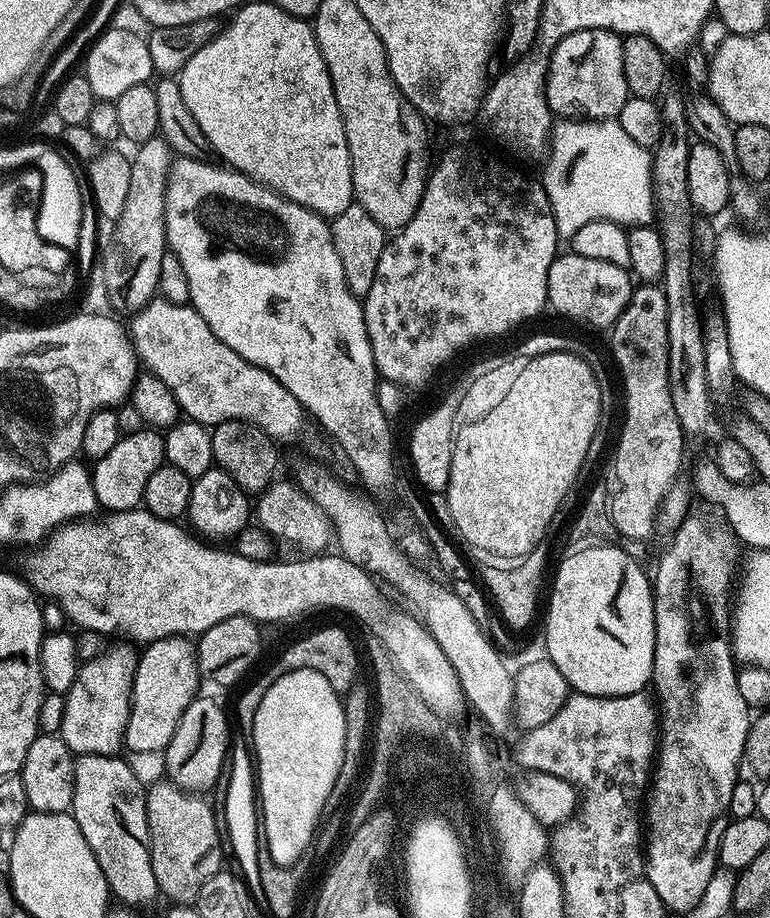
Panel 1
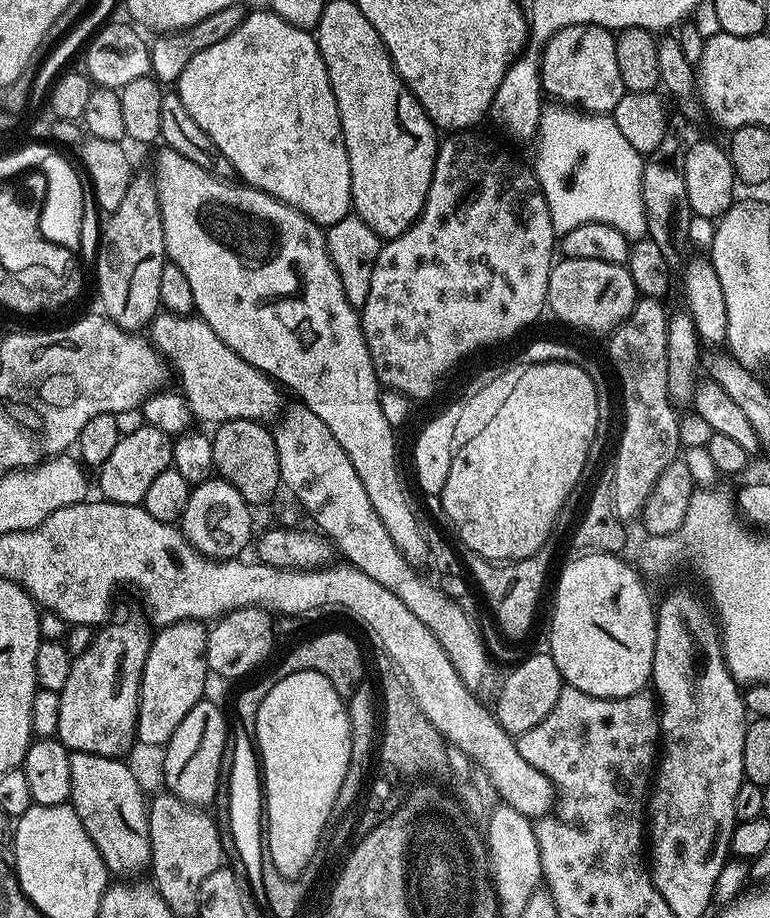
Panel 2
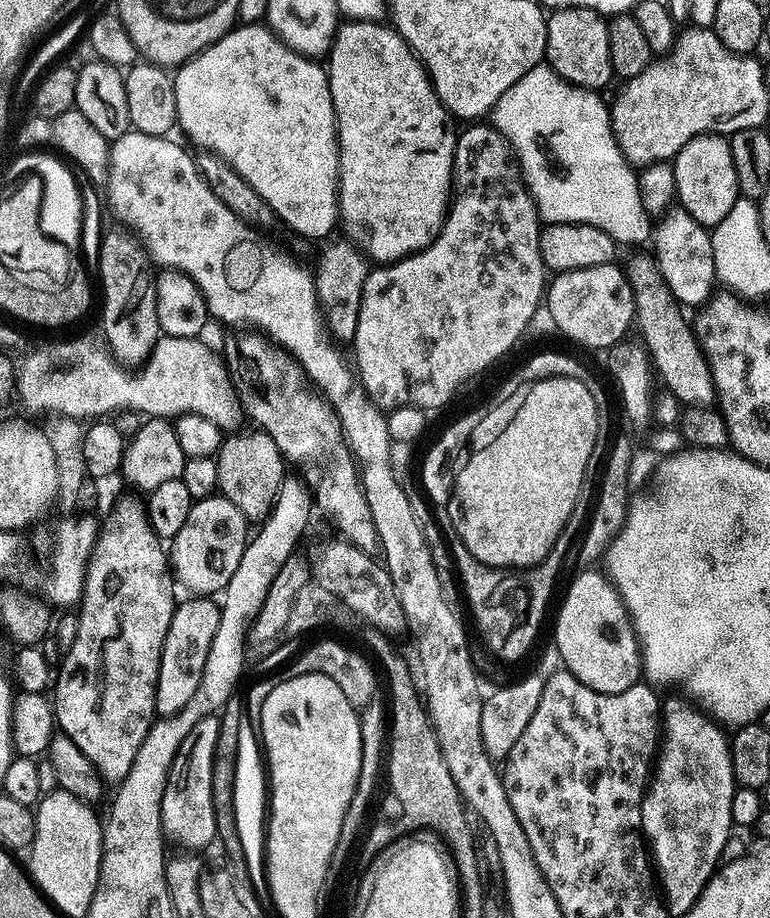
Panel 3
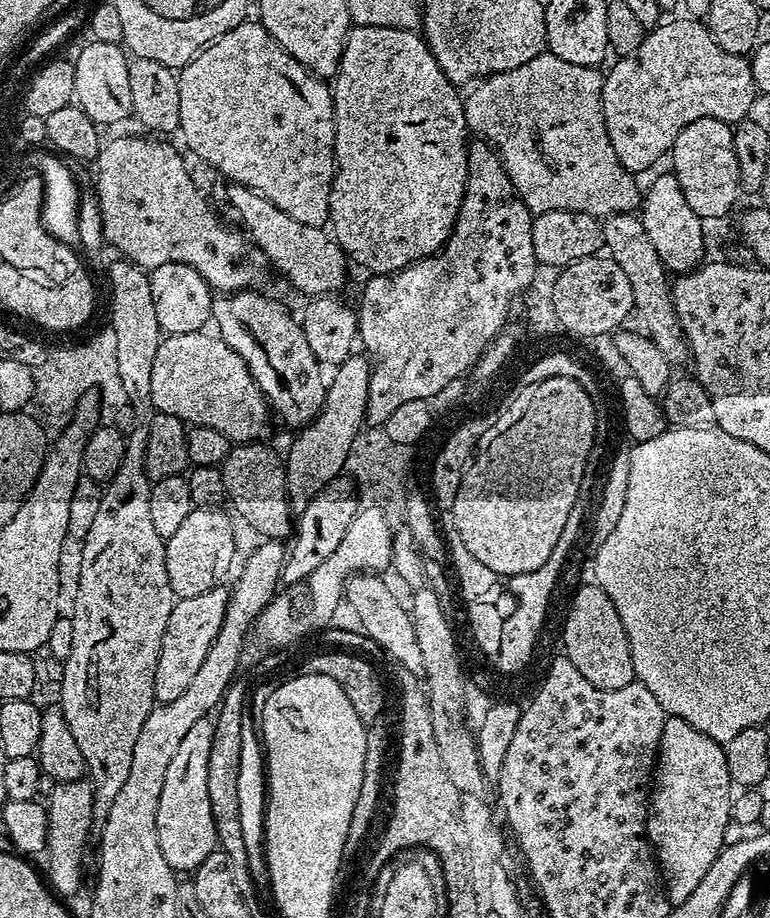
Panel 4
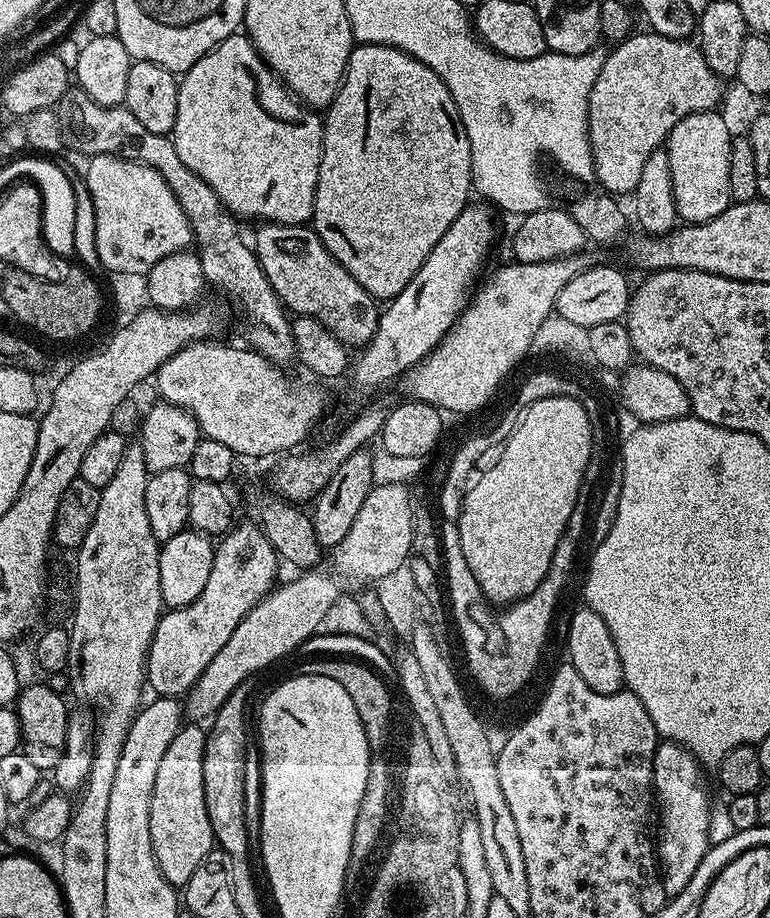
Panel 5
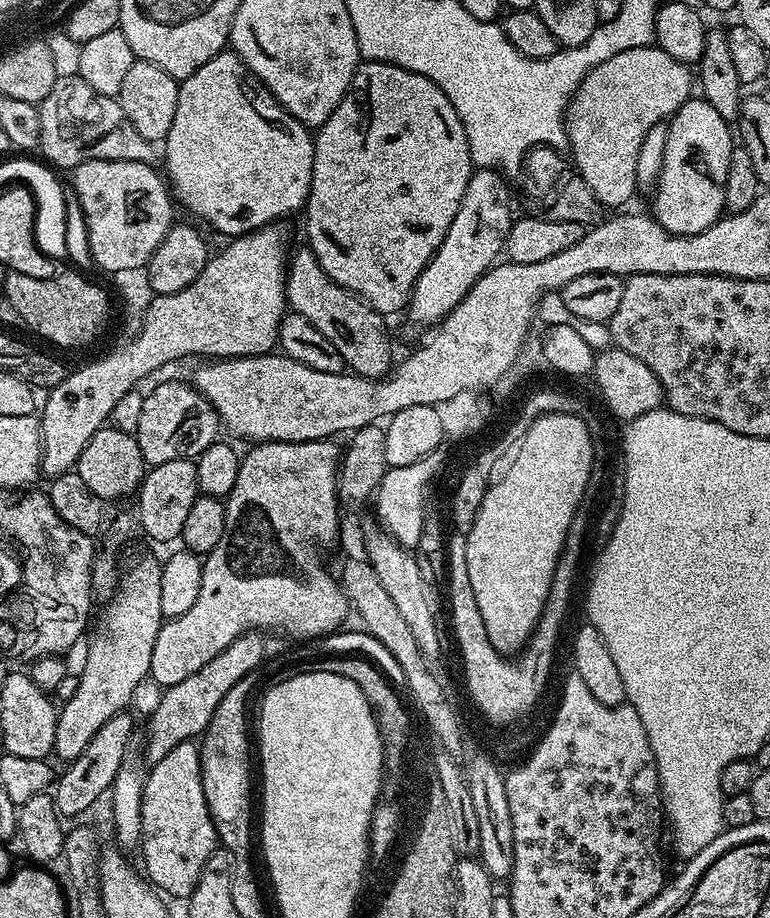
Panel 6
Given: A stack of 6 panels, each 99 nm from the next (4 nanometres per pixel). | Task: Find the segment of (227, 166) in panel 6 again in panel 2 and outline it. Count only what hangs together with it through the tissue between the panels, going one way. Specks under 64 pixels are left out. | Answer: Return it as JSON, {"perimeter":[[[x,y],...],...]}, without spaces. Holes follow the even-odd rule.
{"perimeter":[[[270,10],[263,11],[249,11],[246,19],[242,22],[242,26],[238,26],[238,30],[234,30],[234,34],[230,34],[230,38],[222,38],[222,42],[214,42],[214,46],[202,50],[202,54],[194,54],[194,58],[190,58],[186,70],[182,70],[178,81],[182,106],[186,106],[186,110],[190,110],[190,118],[194,118],[194,122],[198,122],[198,126],[202,126],[202,130],[206,130],[210,142],[214,146],[218,146],[218,150],[222,150],[222,154],[226,154],[226,158],[230,158],[236,176],[239,179],[244,179],[241,181],[247,187],[257,188],[259,192],[265,192],[267,196],[272,196],[275,200],[281,200],[286,206],[301,212],[313,223],[327,226],[349,215],[352,208],[350,158],[346,154],[344,131],[340,125],[340,115],[334,98],[334,90],[330,86],[328,67],[324,64],[320,48],[316,44],[316,37],[309,29],[294,26]]]}

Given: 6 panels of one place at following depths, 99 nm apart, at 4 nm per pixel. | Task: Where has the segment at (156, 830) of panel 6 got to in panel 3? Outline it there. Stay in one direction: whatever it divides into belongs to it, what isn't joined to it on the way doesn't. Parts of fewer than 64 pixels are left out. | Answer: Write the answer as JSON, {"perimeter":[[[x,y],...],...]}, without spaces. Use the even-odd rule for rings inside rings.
{"perimeter":[[[219,715],[202,718],[178,746],[178,754],[170,766],[166,790],[162,794],[162,822],[165,833],[187,849],[200,850],[216,840],[214,802],[212,801],[212,767],[214,746],[218,742]]]}

